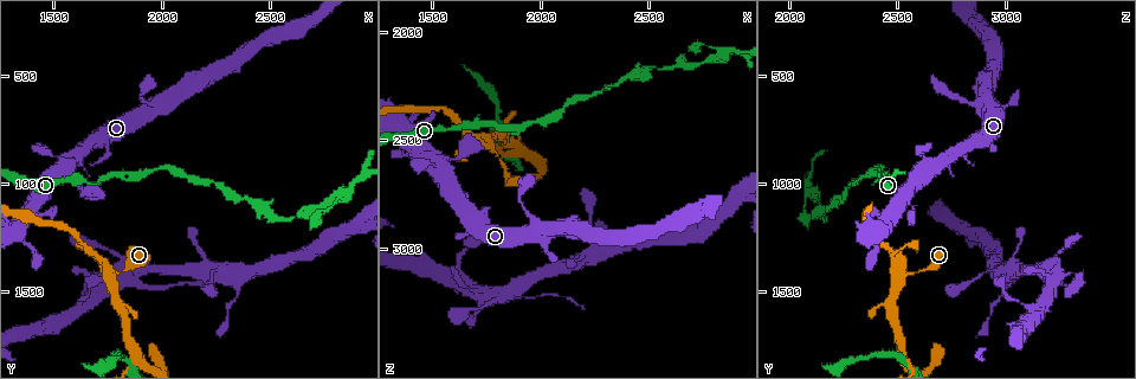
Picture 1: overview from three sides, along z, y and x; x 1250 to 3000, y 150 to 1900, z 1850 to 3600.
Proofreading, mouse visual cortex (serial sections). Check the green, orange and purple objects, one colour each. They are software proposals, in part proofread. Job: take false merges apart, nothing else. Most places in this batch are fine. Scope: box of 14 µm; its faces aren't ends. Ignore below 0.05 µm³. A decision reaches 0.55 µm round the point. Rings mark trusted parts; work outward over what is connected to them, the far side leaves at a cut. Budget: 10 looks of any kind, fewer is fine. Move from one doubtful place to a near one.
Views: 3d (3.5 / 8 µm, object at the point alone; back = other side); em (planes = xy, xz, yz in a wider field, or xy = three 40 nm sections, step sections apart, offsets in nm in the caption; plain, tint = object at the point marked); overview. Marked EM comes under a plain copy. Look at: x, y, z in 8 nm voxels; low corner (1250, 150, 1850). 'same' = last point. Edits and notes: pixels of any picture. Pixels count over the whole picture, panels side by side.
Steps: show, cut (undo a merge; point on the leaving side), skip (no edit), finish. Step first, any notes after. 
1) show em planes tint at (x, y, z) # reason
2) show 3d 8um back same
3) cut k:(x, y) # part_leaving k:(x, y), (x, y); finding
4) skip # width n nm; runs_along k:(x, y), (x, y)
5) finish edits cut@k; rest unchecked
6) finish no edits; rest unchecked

show 3d 3.5um back at (1770, 1410, 2530) # a narrow waist

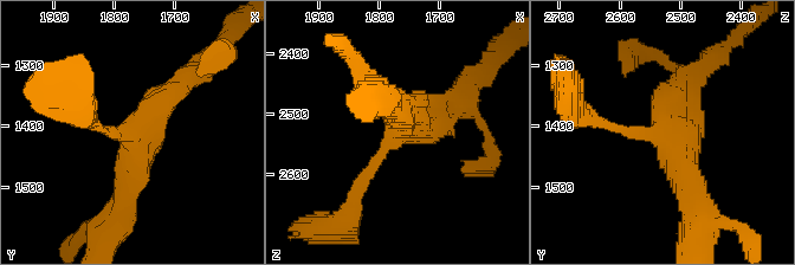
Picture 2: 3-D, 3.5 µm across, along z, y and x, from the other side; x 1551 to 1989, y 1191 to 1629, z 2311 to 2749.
show em xy step 1 tint at (1765, 1415, 2525) # arms 3; arm_widths 150, 350, 400 nm; shape alone is not enough

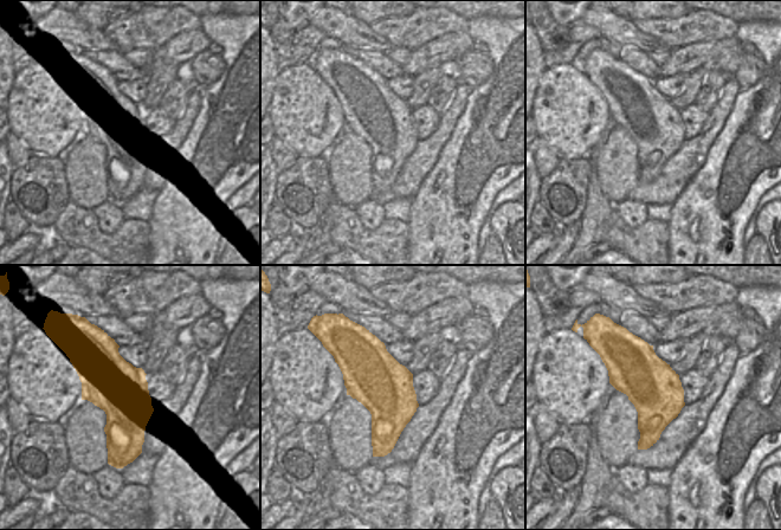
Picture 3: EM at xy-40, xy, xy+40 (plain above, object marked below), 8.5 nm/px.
skip # runs_along 2:(600, 123), (664, 134), (693, 202); continuous, no second cell

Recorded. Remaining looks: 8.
show 3d 3.5um at (1900, 1810, 2530) # three-way junction

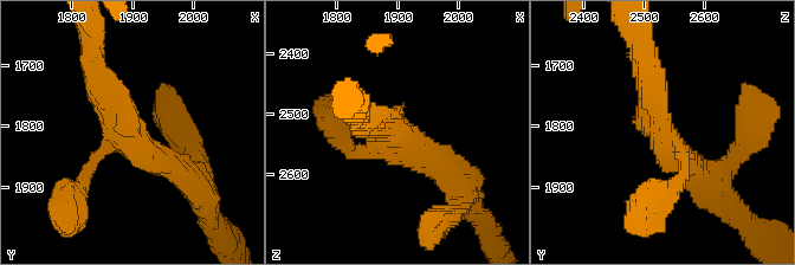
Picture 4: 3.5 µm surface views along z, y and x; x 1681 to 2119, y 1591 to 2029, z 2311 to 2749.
show em xy step 1 tint at (1900, 1815, 2530) # need the tissue

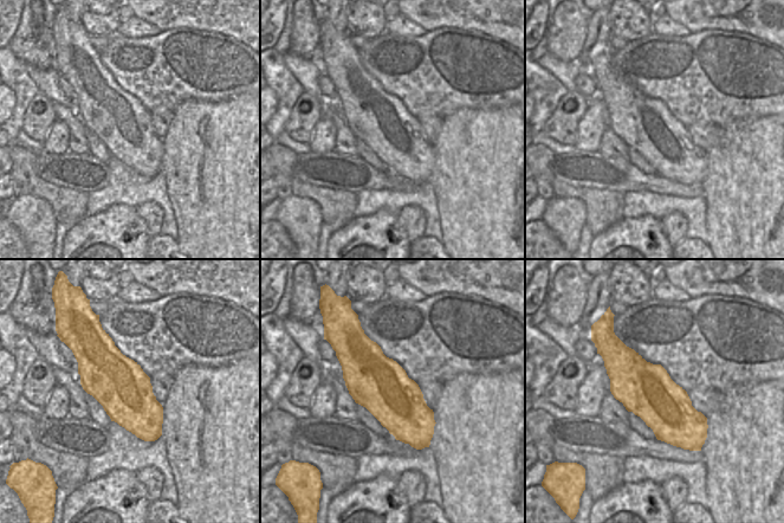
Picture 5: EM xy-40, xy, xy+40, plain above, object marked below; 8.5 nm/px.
show em xy step 5 tint same

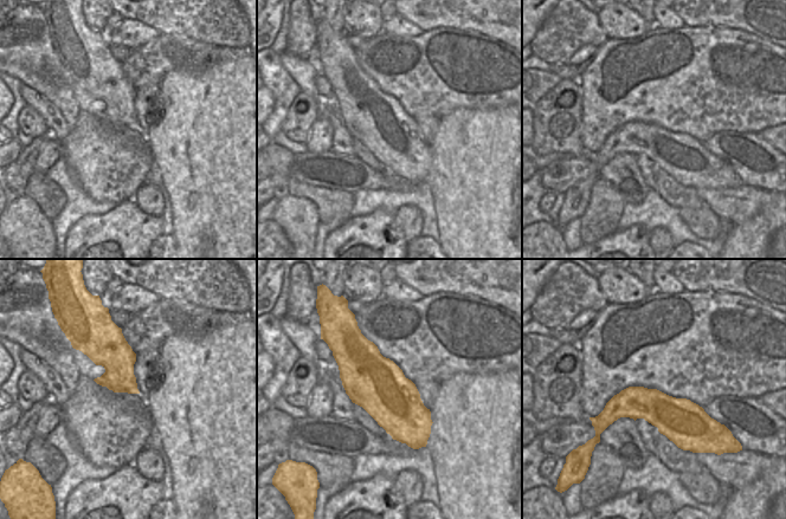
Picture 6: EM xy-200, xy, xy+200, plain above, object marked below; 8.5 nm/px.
skip # arm_widths 150, 350, 400 nm; runs_along 4:(96, 70), (129, 135), (183, 172); one cell here

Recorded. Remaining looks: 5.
show 3d 8um at (2500, 1170, 2170) # sharp bend

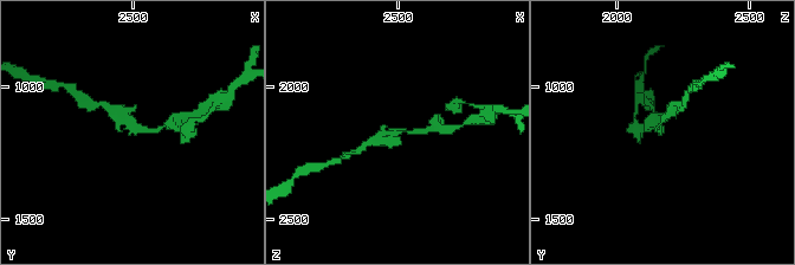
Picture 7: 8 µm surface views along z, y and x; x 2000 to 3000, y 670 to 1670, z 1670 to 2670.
show 3d 3.5um at (2510, 1170, 2150)

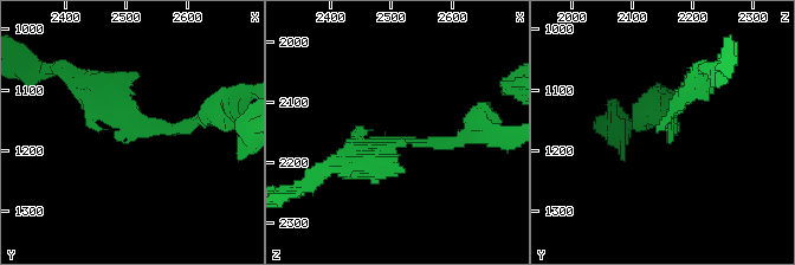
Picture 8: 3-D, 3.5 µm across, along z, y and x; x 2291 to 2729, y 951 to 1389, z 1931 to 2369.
show em xy step 2 tint at (2505, 1160, 2160) # arm_widths 200, 300 nm

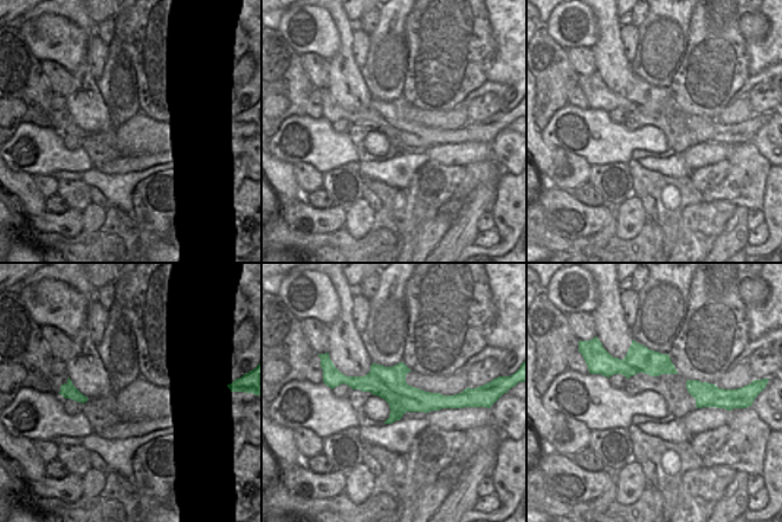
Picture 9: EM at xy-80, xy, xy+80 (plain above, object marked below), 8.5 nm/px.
skip # width 280 nm; runs_along 8:(348, 167), (385, 140), (453, 142), (471, 130); one cell here

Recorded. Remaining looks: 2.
show 3d 3.5um back at (1960, 620, 2870) # four arms meet

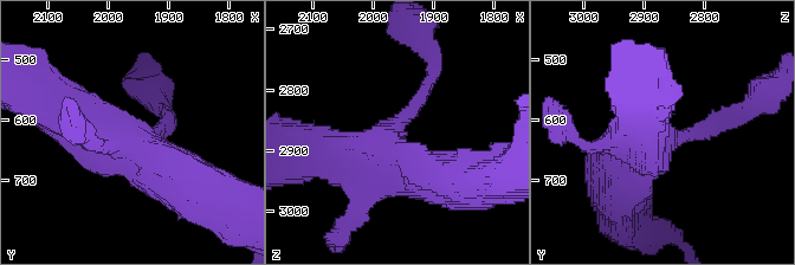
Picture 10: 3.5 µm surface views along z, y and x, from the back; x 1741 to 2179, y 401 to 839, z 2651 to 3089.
skip # runs_along 10:(186, 176), (47, 103); all the same cell

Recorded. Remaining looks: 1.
finish no edits; rest unchecked

